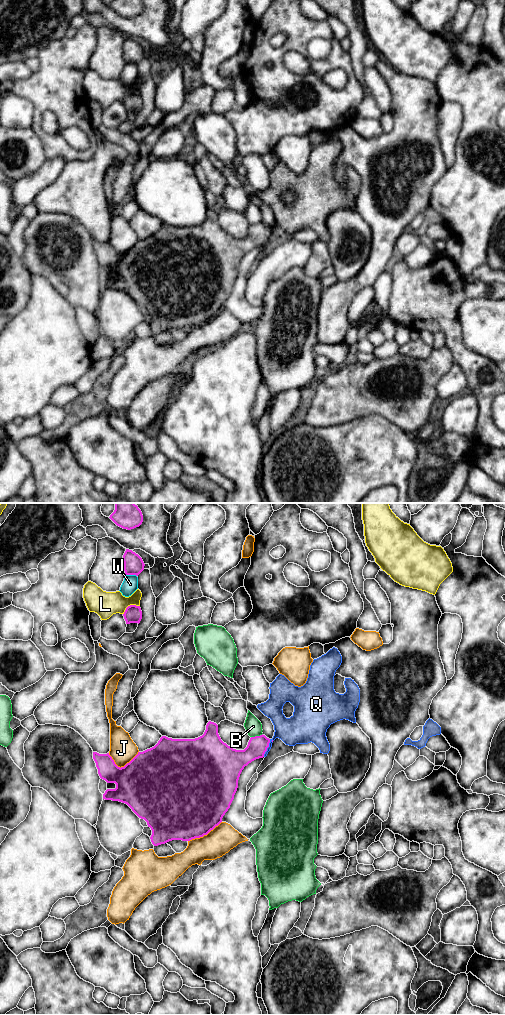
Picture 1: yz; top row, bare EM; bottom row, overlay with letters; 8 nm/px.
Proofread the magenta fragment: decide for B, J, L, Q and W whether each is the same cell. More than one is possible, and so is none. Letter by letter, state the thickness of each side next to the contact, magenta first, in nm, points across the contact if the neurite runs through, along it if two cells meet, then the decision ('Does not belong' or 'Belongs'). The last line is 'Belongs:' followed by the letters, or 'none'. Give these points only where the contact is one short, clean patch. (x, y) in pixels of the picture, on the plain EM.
B: Thickness 170 nm (magenta) against 140 nm. Does not belong
J: Thickness 480 nm (magenta) against 200 nm. Does not belong
L: Thickness 140 nm (magenta) against 200 nm. Does not belong
Q: Thickness 160 nm (magenta) against 220 nm. Path across: yz (257, 234), (267, 235), (278, 221), (293, 218). Belongs
W: Thickness 160 nm (magenta) against 130 nm. Does not belong
Belongs: Q

